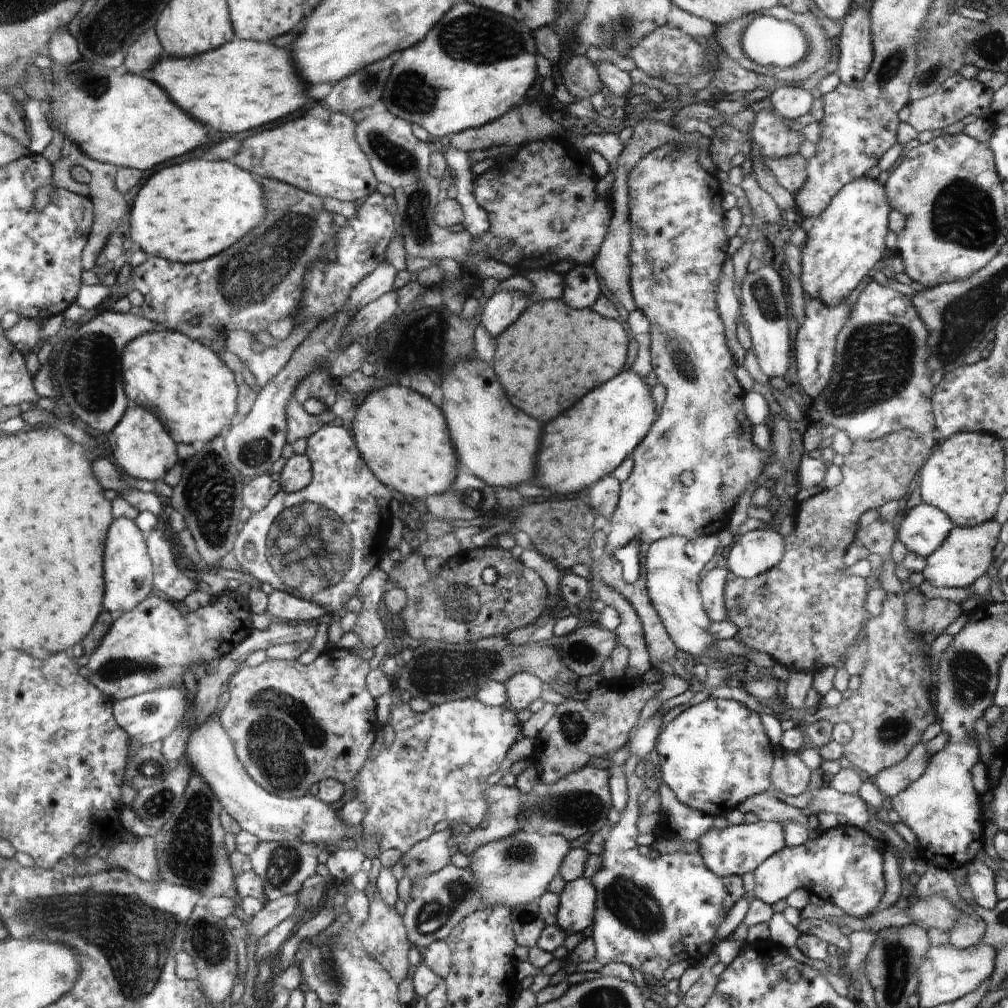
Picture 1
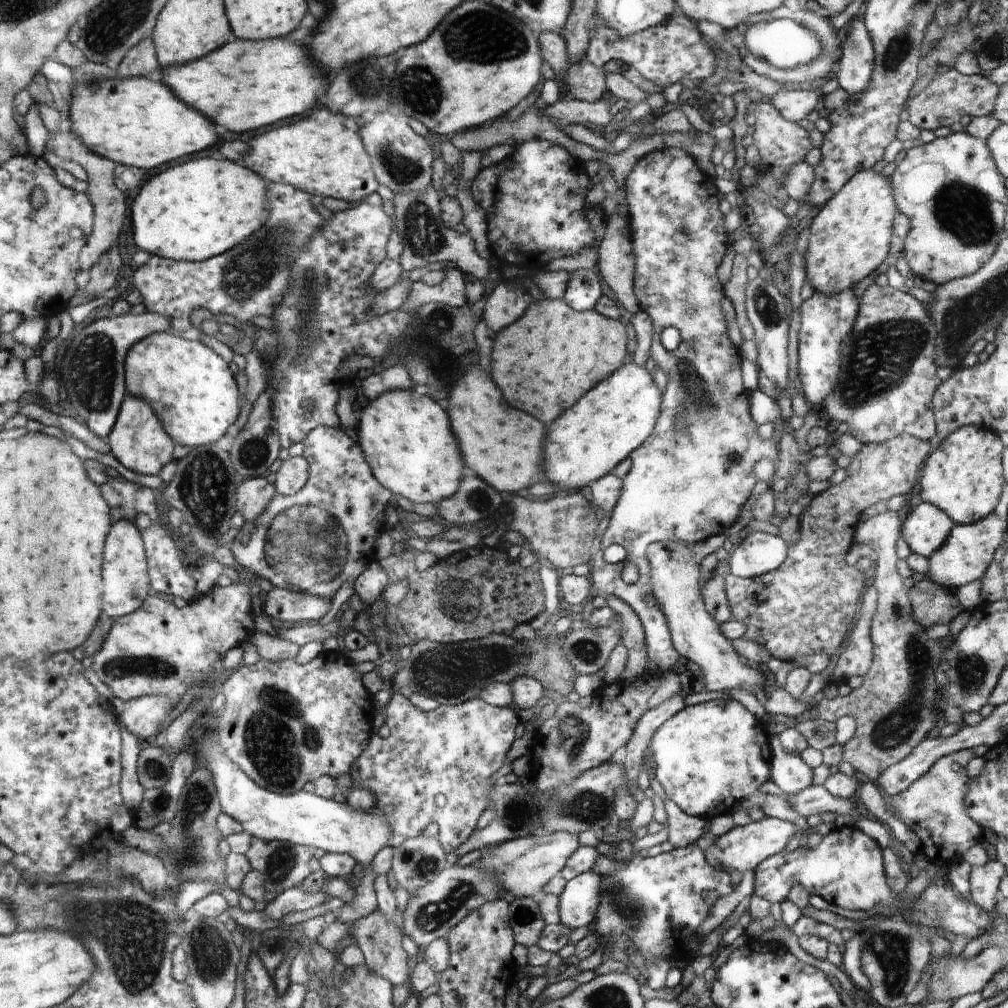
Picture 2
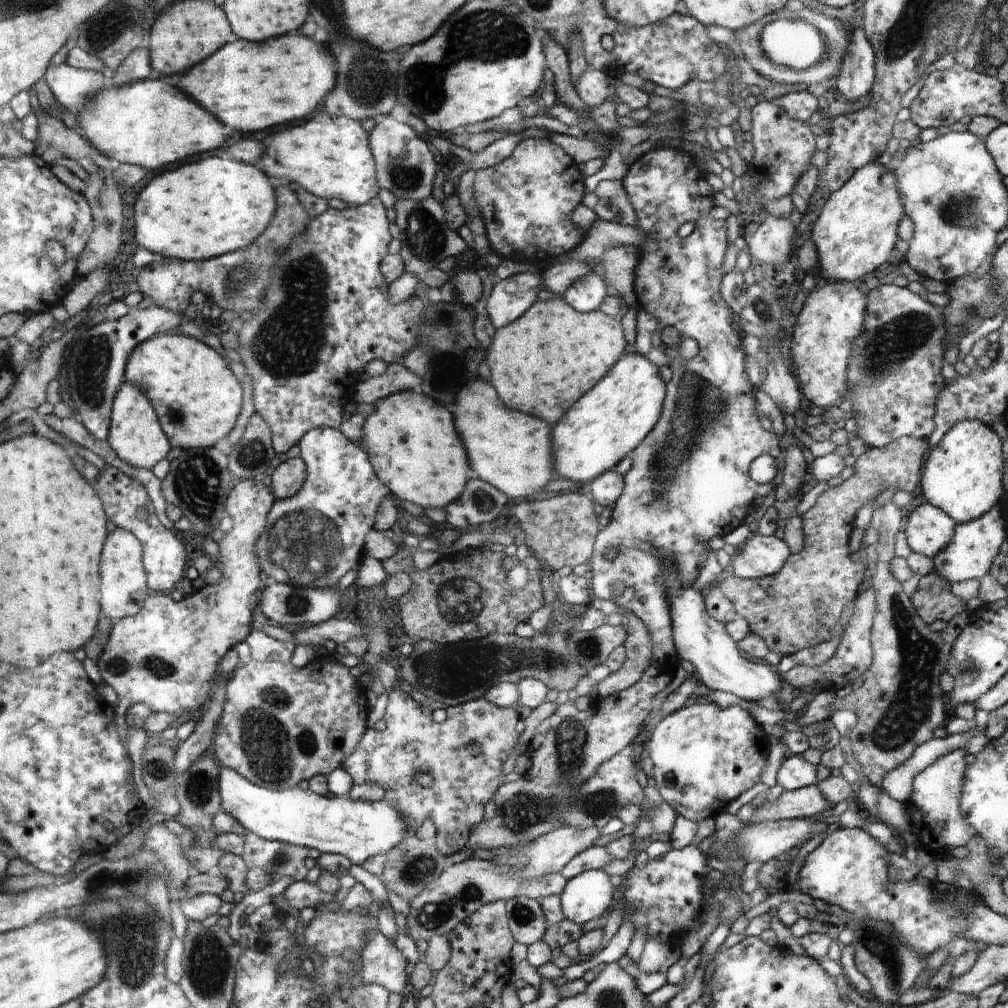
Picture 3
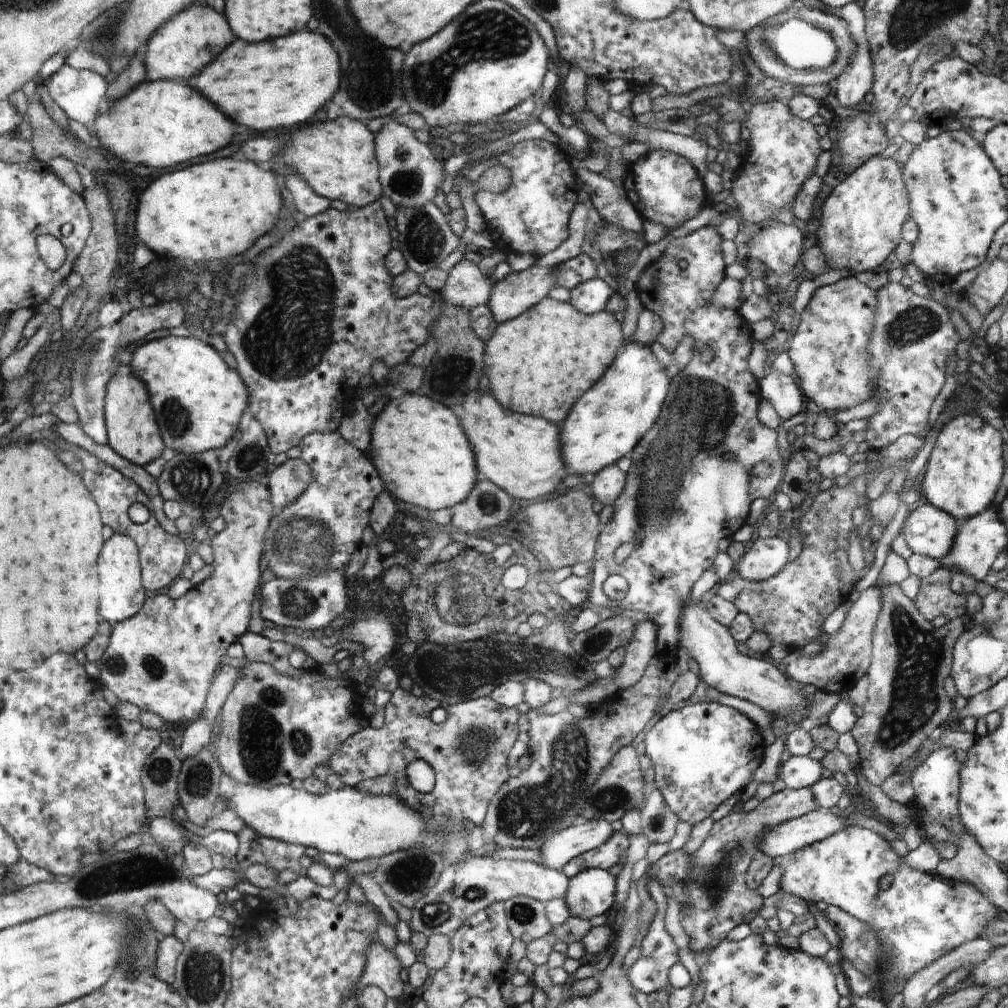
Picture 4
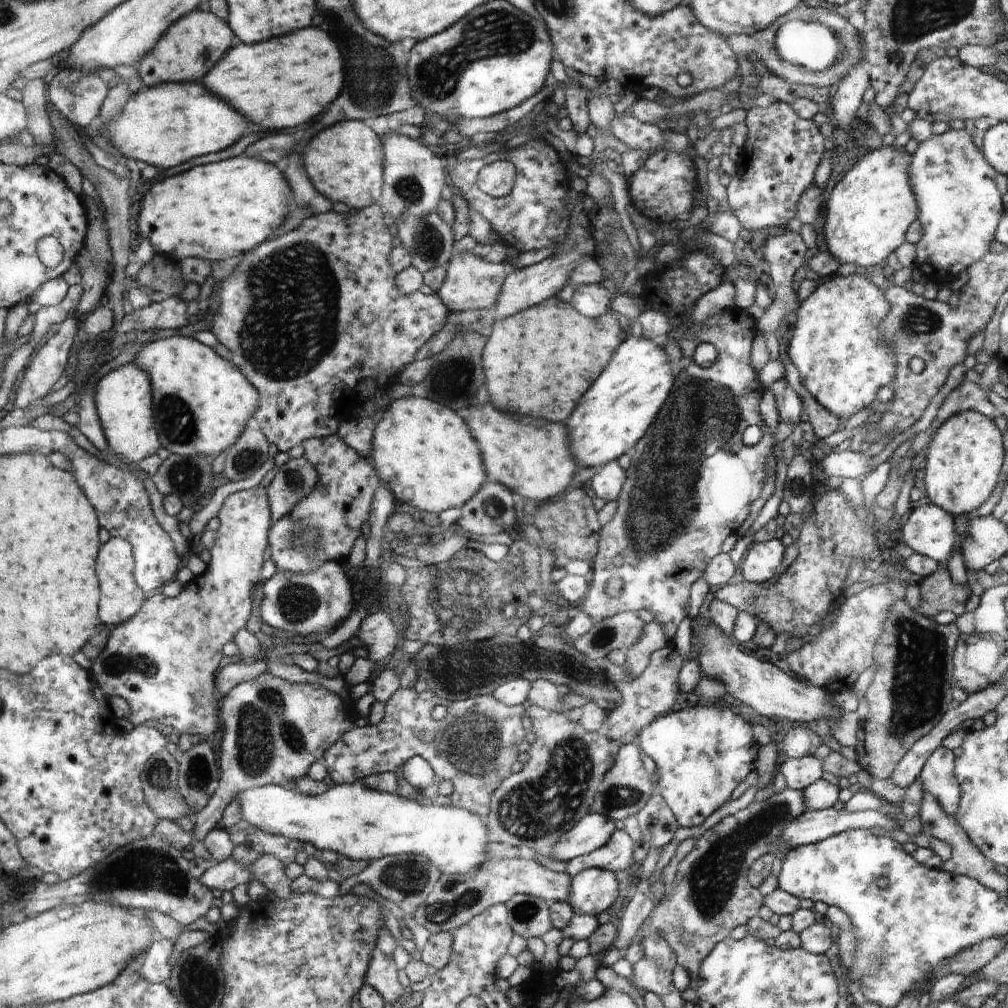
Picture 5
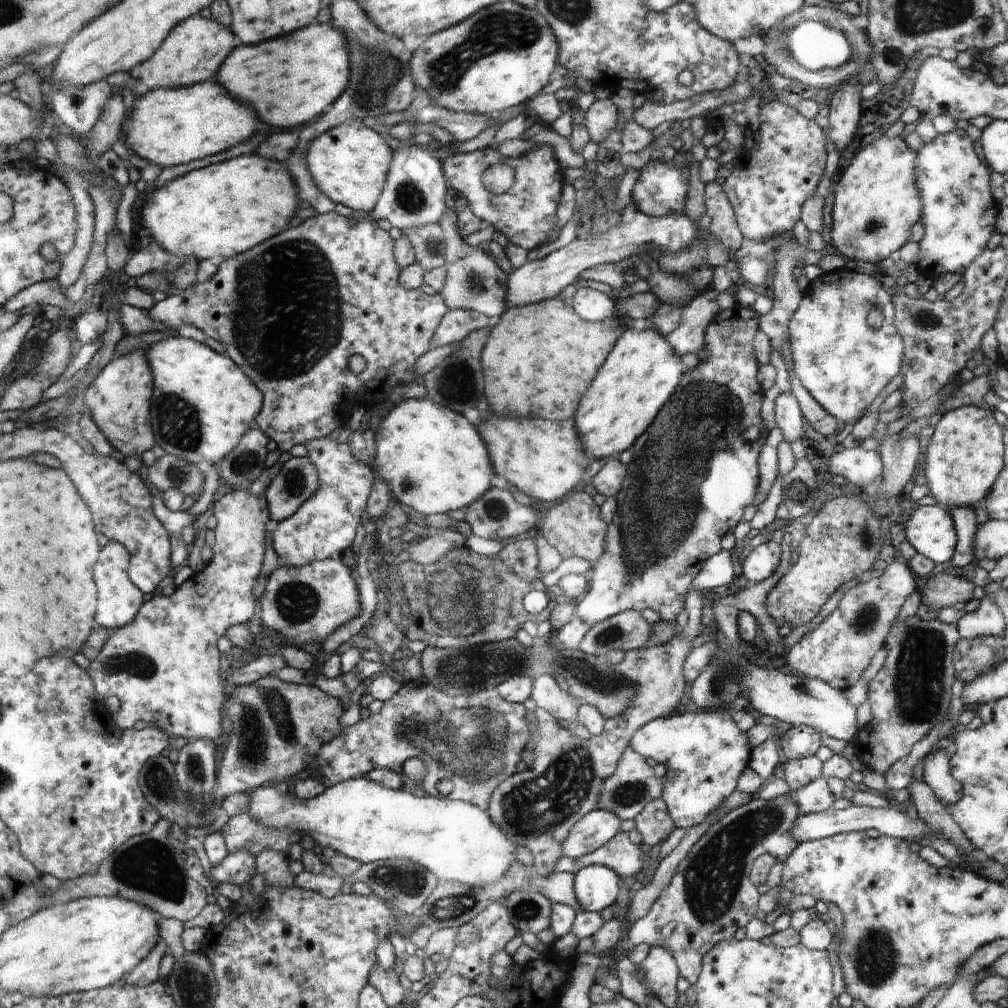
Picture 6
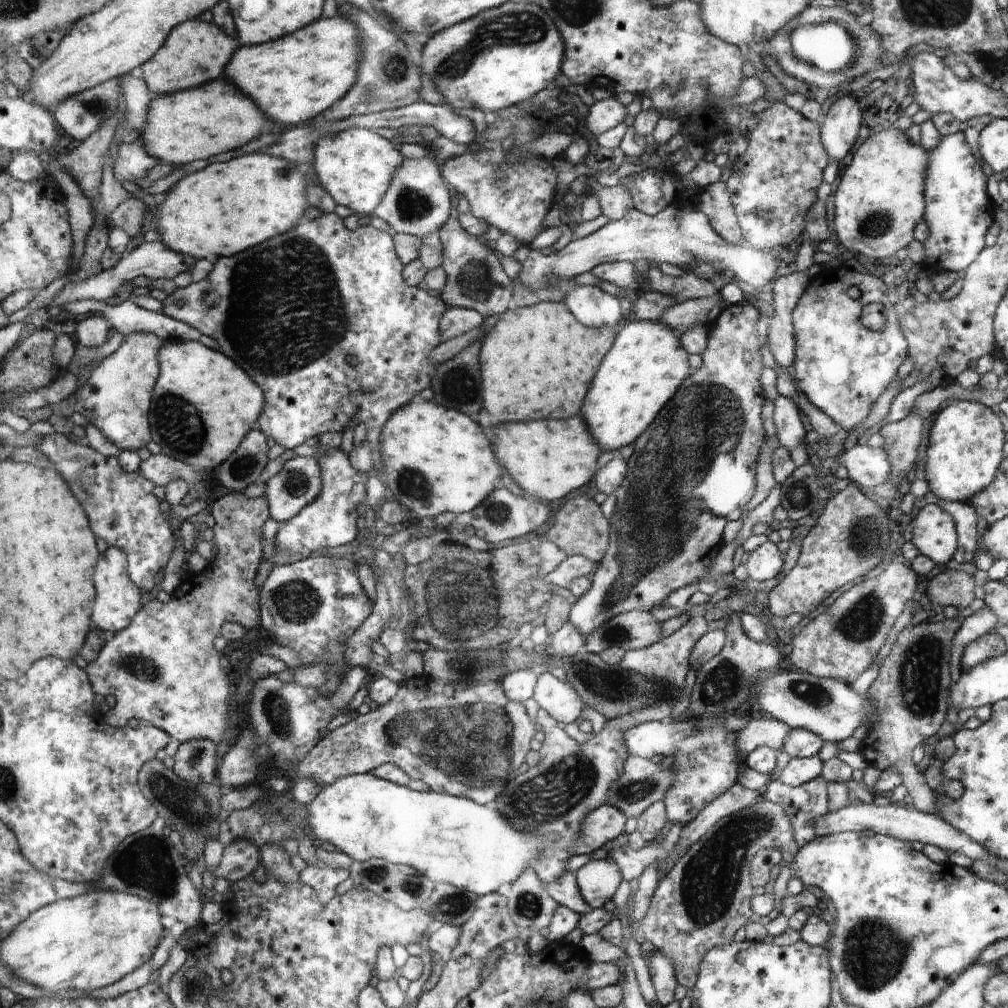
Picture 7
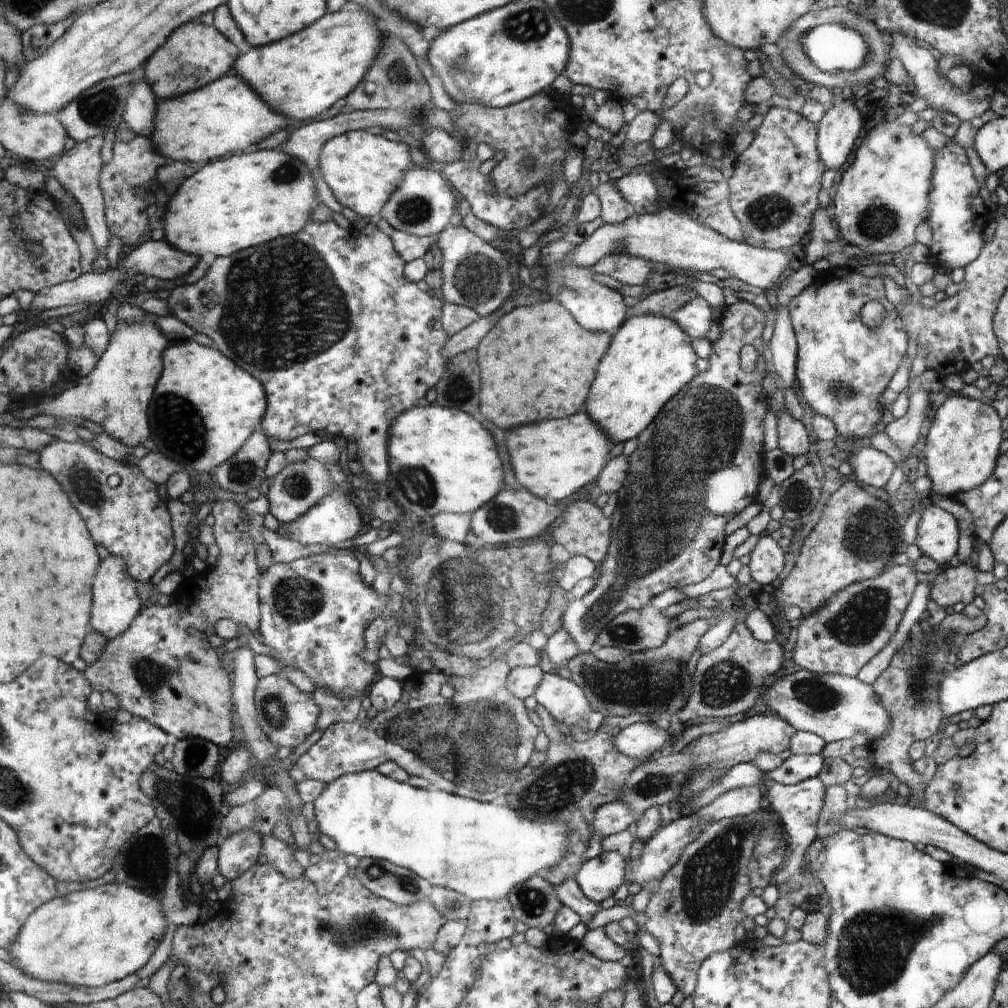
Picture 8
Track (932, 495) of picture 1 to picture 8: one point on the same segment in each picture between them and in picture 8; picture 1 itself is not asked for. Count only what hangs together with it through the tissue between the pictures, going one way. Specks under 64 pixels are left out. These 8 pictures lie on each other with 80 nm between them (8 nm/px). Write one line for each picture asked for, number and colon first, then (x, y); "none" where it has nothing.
2: (963, 476)
3: (962, 476)
4: (964, 470)
5: (965, 457)
6: (964, 457)
7: (964, 453)
8: (961, 449)

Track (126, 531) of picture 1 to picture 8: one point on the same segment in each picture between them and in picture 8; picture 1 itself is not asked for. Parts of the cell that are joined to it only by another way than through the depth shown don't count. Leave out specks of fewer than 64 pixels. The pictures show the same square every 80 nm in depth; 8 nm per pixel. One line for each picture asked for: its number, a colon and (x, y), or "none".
2: (127, 574)
3: (125, 583)
4: (124, 595)
5: (122, 598)
6: (119, 599)
7: (120, 599)
8: (117, 603)

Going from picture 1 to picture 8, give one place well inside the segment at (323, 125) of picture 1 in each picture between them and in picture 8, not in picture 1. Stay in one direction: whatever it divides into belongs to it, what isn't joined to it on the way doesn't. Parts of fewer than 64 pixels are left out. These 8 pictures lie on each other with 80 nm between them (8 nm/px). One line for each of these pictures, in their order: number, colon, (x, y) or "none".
2: (323, 155)
3: (328, 156)
4: (336, 158)
5: (344, 162)
6: (349, 163)
7: (355, 166)
8: (361, 170)

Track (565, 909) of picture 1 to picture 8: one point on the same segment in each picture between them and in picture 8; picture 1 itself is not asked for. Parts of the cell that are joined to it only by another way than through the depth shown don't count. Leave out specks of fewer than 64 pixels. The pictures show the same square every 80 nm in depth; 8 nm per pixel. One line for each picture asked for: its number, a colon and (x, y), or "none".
2: (580, 899)
3: (588, 895)
4: (590, 893)
5: (593, 891)
6: (596, 887)
7: (598, 881)
8: (601, 876)

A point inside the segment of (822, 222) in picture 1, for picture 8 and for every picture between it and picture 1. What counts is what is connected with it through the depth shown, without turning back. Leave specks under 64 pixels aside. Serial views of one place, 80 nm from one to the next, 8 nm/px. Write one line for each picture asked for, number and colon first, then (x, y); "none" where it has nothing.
2: (850, 238)
3: (856, 232)
4: (861, 225)
5: (869, 211)
6: (876, 202)
7: (880, 199)
8: (883, 196)

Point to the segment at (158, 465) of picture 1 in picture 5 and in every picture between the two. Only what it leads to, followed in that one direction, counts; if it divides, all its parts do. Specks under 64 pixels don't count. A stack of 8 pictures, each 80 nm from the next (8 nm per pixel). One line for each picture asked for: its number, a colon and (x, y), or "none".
2: (138, 442)
3: (135, 434)
4: (133, 434)
5: (123, 397)

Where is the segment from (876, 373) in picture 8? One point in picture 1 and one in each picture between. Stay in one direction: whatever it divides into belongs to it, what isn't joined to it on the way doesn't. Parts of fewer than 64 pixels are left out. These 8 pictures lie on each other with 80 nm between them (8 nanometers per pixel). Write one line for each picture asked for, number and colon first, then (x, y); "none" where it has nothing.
1: (816, 338)
2: (825, 320)
3: (831, 319)
4: (829, 352)
5: (842, 358)
6: (844, 363)
7: (842, 367)

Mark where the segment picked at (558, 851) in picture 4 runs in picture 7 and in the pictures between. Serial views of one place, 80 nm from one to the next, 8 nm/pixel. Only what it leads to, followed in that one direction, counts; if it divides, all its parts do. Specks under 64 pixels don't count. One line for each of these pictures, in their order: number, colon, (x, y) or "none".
5: (593, 831)
6: (598, 827)
7: (606, 823)

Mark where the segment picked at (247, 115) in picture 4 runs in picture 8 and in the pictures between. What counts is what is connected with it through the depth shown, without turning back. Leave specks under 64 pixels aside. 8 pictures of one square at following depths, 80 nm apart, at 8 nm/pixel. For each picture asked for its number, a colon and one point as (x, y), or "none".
5: (301, 74)
6: (313, 68)
7: (293, 79)
8: (343, 46)

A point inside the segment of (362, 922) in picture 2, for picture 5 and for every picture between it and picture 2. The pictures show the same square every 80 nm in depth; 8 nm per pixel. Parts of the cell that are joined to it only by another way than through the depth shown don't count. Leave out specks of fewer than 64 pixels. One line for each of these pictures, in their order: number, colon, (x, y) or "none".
3: (382, 963)
4: (383, 970)
5: (382, 976)

